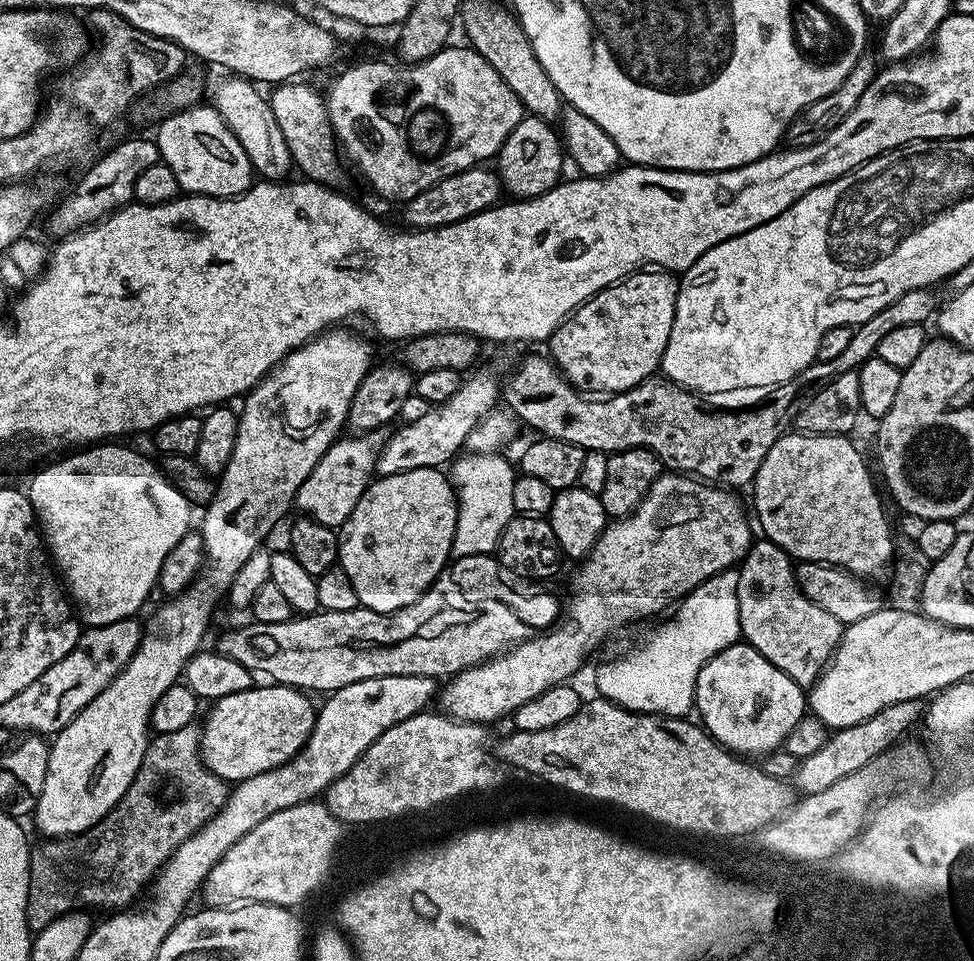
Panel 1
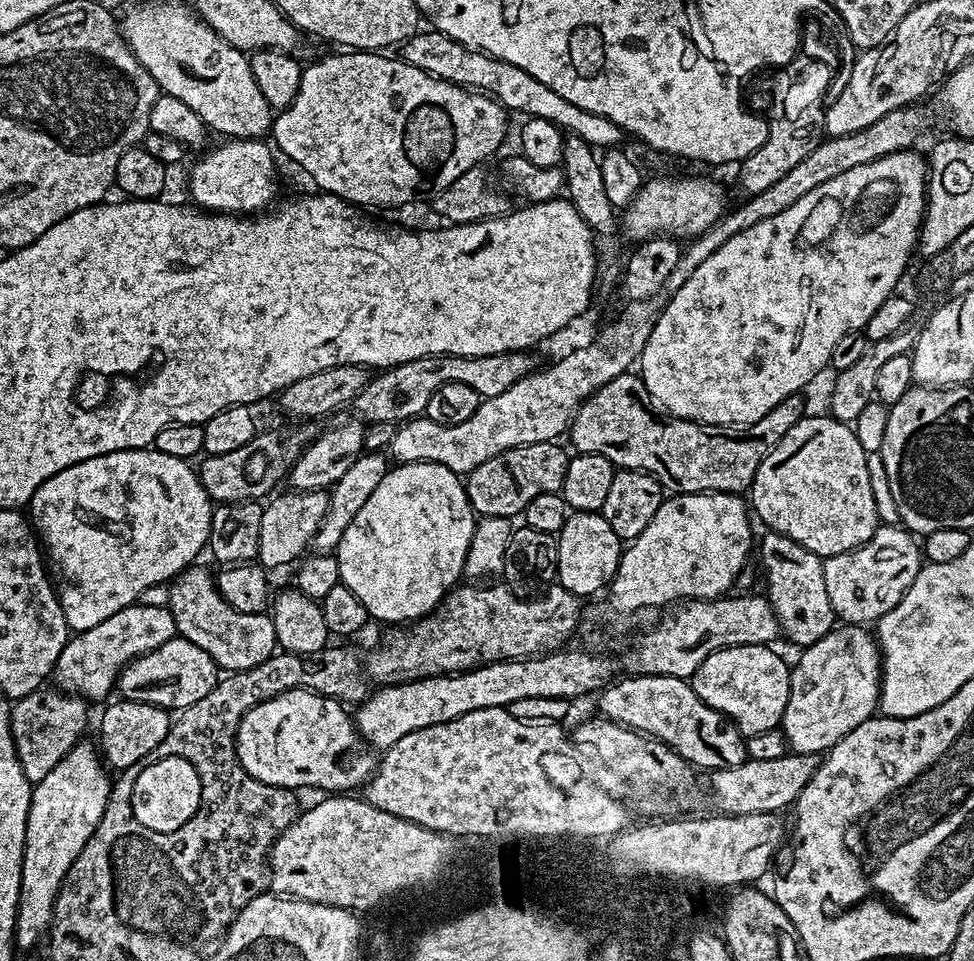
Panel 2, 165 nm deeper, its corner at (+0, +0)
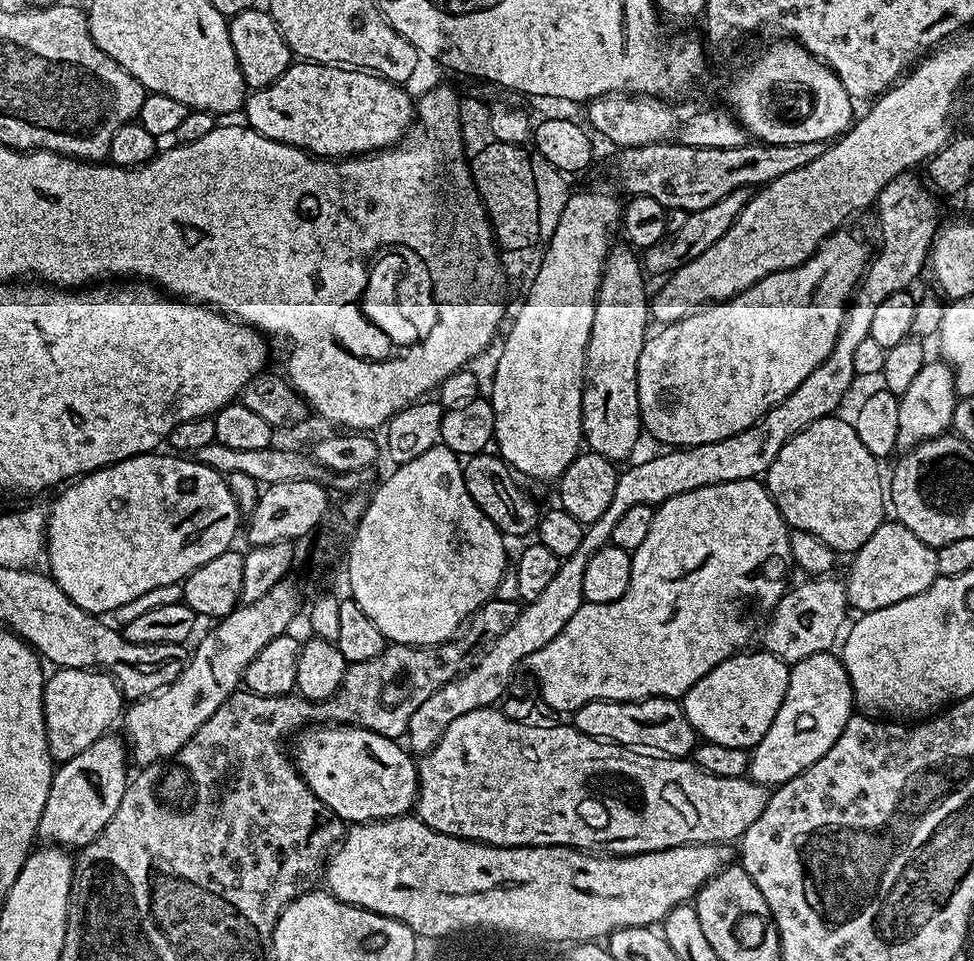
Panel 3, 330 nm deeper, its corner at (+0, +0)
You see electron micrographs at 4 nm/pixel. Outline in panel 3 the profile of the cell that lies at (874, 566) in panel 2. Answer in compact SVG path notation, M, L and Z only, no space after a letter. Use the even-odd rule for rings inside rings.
M898 522L880 524L851 560L852 569L846 575L848 602L860 614L914 598L914 594L922 594L922 590L929 588L940 575L936 549L922 542L918 534L910 534L910 530Z

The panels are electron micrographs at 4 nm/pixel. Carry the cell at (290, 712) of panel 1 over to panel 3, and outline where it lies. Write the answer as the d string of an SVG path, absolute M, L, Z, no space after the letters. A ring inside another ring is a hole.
M352 724L335 726L308 726L299 733L294 765L309 790L316 794L339 820L349 825L367 824L369 820L392 820L395 816L407 816L416 802L417 761L407 747L399 748L391 736L383 736L373 728L356 728Z

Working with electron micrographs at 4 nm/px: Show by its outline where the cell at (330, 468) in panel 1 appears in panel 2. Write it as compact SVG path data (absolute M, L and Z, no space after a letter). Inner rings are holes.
M281 491L279 494L273 495L263 505L263 507L265 506L264 513L258 517L260 526L258 530L258 560L268 570L284 568L291 560L293 562L299 561L305 555L312 535L320 529L320 523L326 514L326 506L328 505L327 491L287 491Z

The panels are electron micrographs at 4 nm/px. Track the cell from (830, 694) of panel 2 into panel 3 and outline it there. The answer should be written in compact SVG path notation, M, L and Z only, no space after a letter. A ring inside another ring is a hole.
M831 651L810 654L810 658L802 658L797 664L791 665L788 673L788 689L786 698L782 698L782 706L778 706L778 714L774 714L774 722L770 722L770 730L758 742L755 748L751 749L750 759L748 761L748 776L758 784L765 786L779 786L785 784L790 778L802 774L842 734L846 722L854 714L854 701L852 699L852 683L848 677L848 671L844 669L843 659L839 655L832 656Z

